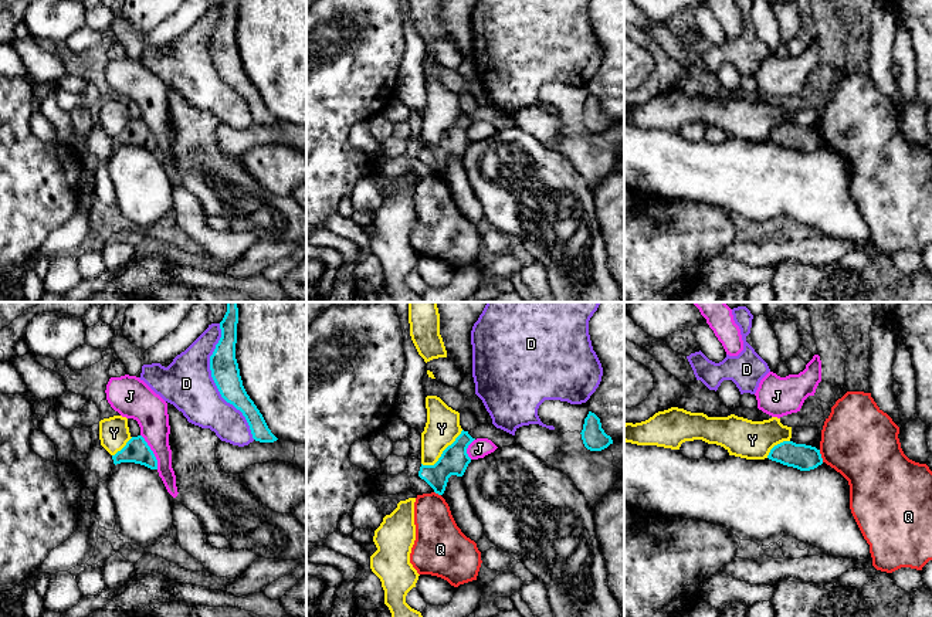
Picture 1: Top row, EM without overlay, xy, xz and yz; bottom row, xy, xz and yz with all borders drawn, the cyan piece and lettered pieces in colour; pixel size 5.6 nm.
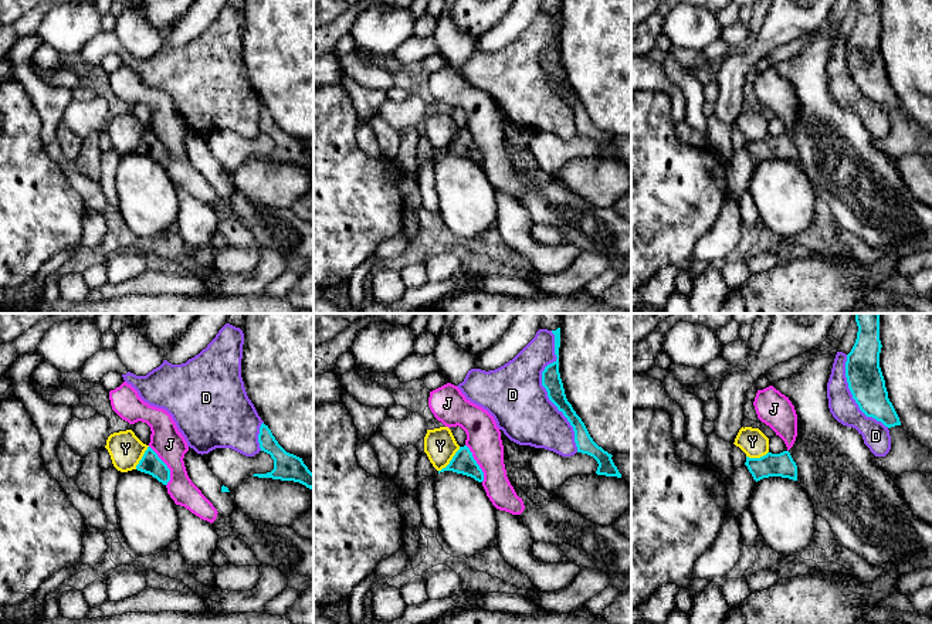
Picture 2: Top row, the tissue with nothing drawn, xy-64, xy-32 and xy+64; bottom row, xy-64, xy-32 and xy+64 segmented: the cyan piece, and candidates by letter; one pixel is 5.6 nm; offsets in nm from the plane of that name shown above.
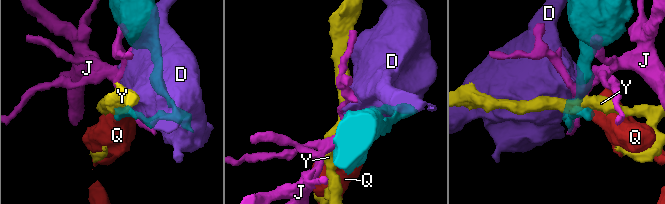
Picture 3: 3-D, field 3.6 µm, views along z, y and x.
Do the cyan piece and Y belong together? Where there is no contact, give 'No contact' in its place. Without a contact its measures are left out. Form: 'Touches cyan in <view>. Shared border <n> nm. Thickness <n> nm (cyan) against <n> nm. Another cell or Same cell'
Touches cyan in xz. Shared border 300 nm. Thickness 160 nm (cyan) against 190 nm. Another cell

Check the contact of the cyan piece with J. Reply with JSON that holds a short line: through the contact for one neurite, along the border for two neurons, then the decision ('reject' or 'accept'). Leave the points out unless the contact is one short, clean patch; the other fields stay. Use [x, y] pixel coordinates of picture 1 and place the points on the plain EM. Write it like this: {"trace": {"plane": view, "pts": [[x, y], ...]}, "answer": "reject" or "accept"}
{"answer": "reject"}

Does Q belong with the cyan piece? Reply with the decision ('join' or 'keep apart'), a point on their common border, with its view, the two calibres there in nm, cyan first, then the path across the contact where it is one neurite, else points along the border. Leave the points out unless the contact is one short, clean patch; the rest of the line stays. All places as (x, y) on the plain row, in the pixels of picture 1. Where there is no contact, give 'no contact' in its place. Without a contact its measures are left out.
keep apart; meets cyan in yz at (820, 138); 150 nm thick on the cyan side, 420 nm on the other; border along yz (819, 132), (823, 143)

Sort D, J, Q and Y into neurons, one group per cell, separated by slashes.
D / J / Q / Y

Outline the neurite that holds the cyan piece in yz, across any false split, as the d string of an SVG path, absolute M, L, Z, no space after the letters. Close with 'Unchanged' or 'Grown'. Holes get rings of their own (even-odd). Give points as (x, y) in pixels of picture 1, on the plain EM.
M783 123L775 128L767 140L800 153L810 153L823 146L820 132L793 123Z. Unchanged

